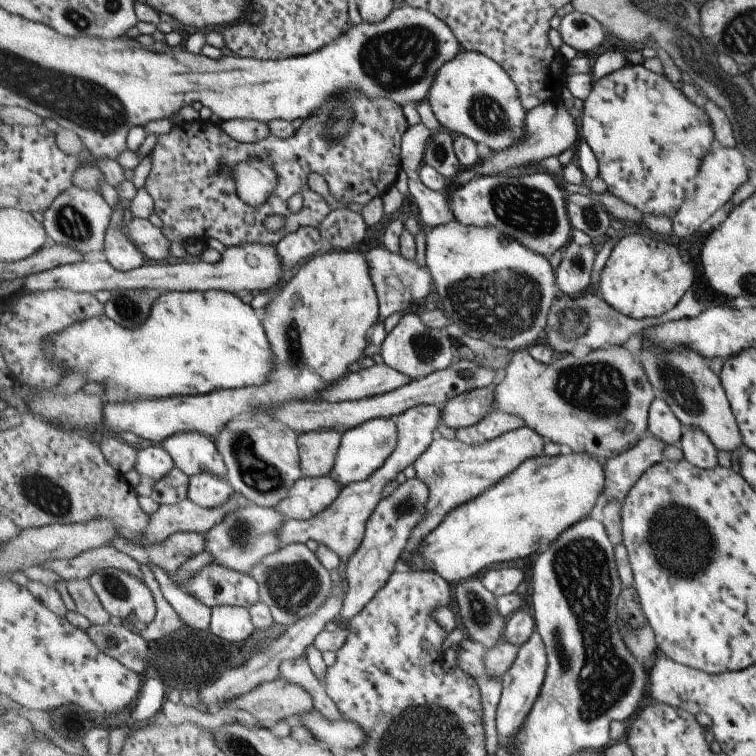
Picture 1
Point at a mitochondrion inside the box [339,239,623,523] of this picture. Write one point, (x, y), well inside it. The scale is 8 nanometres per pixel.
(505, 303)

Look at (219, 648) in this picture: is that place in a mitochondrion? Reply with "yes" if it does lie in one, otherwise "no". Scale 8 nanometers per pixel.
no

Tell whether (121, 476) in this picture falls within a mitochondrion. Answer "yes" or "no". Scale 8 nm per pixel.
no

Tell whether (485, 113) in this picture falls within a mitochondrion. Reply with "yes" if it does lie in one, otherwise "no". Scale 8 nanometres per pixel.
yes

